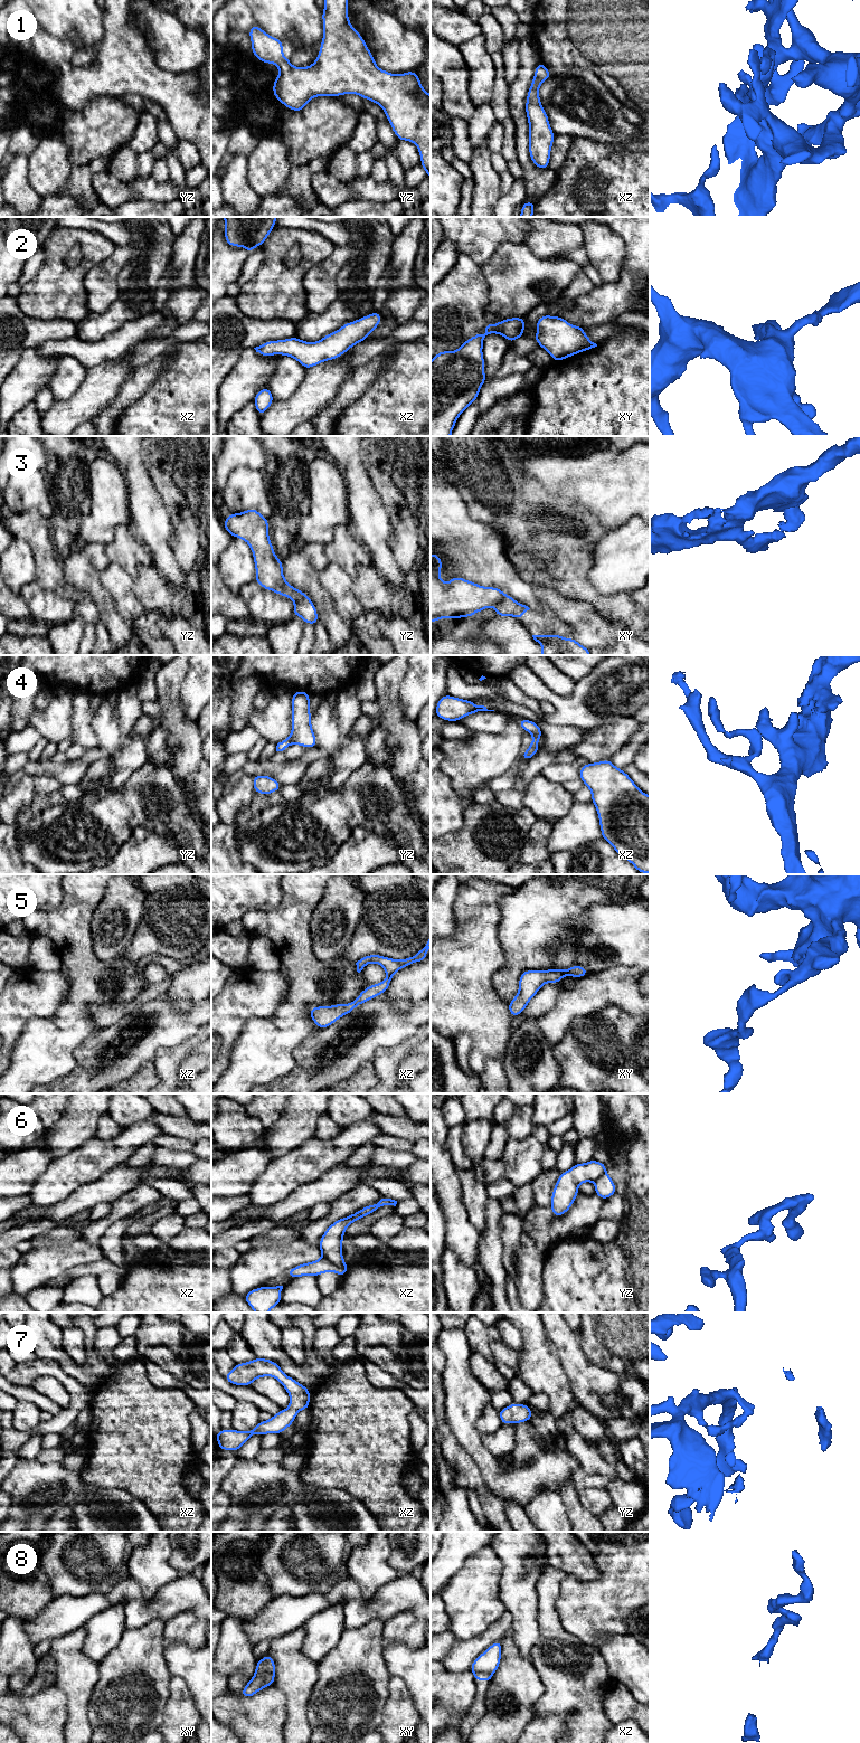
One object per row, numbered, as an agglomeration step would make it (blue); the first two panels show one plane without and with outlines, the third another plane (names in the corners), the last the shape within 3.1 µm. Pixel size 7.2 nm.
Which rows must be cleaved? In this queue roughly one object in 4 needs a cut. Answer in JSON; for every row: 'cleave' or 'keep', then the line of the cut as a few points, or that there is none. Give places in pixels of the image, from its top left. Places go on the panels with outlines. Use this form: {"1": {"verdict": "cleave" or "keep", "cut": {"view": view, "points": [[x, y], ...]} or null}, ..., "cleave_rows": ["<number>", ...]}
{"1": {"verdict": "keep", "cut": null}, "2": {"verdict": "keep", "cut": null}, "3": {"verdict": "cleave", "cut": {"view": "xy", "points": [[504, 594], [494, 606]]}}, "4": {"verdict": "keep", "cut": null}, "5": {"verdict": "keep", "cut": null}, "6": {"verdict": "cleave", "cut": {"view": "xz", "points": [[322, 1254], [334, 1265], [347, 1267]]}}, "7": {"verdict": "keep", "cut": null}, "8": {"verdict": "cleave", "cut": {"view": "xz", "points": [[491, 1674], [476, 1673], [474, 1675]]}}, "cleave_rows": ["3", "6", "8"]}

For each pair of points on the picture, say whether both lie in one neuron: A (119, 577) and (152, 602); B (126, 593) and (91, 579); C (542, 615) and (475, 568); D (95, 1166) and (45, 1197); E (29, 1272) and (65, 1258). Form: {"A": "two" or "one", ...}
{"A": "two", "B": "two", "C": "two", "D": "one", "E": "one"}

